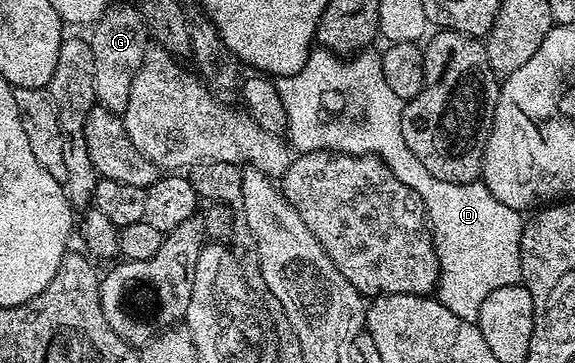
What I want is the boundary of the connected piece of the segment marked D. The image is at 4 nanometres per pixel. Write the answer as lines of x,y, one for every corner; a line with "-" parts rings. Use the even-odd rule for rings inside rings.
315,48
311,50
304,68
287,78
279,78
276,82
280,92
280,100
284,100
286,113
286,133
289,145
295,151
307,154
313,150
332,150
336,154
375,154
400,180
400,184
408,184
416,196
426,205
428,229
434,238
434,247
438,257
438,284
436,297
456,316
477,323
480,304
496,292
496,288
517,286
522,281
522,265
518,249
522,239
524,218
521,213
508,204
500,204
496,196
479,180
468,184
452,184
448,180
436,180
416,156
412,156
412,148
404,144
402,131
403,99
388,88
388,80
384,80
382,56
377,49
367,48
353,56
339,56
330,50

